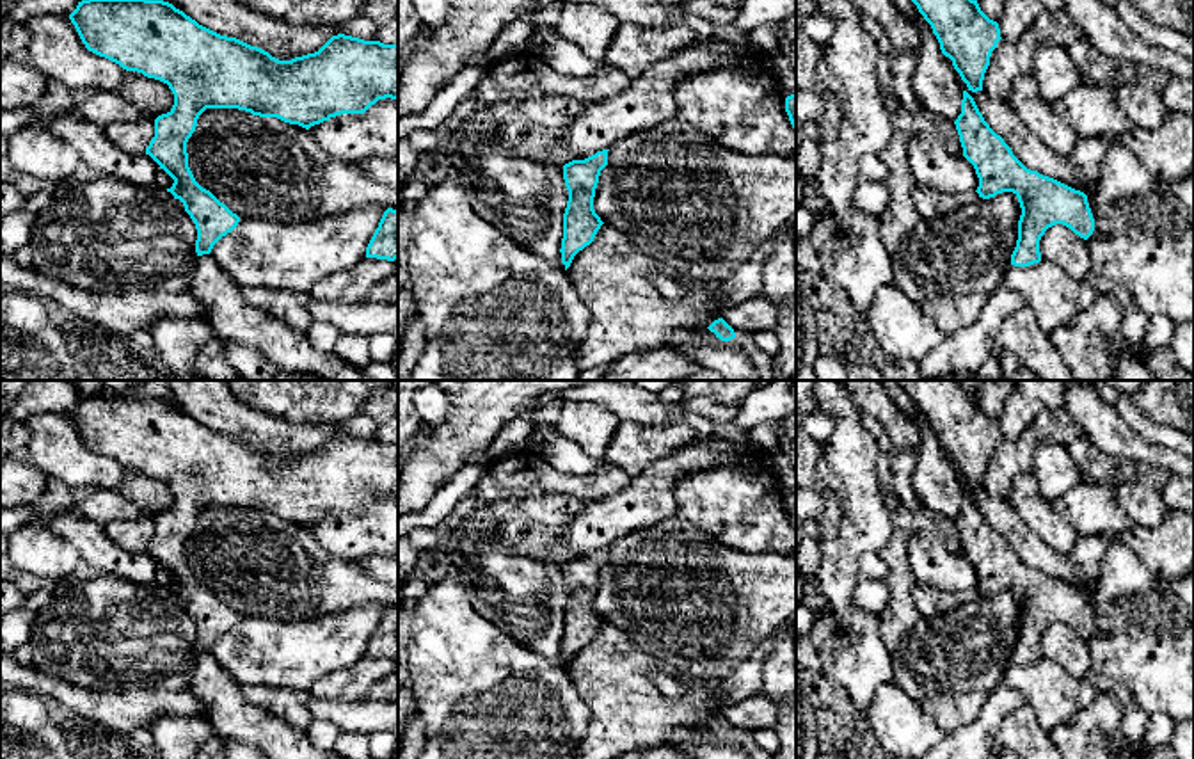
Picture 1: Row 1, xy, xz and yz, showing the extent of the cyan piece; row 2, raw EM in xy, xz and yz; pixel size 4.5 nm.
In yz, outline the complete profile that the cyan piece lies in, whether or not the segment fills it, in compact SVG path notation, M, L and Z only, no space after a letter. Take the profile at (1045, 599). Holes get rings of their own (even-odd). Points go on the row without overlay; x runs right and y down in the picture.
M963 489L961 512L954 523L963 555L974 563L979 576L975 588L979 595L990 597L1002 590L1013 590L1018 595L1022 613L1011 663L1039 661L1039 638L1055 622L1070 626L1084 638L1093 633L1094 617L1087 594L1027 567L1004 537L990 526L967 489Z

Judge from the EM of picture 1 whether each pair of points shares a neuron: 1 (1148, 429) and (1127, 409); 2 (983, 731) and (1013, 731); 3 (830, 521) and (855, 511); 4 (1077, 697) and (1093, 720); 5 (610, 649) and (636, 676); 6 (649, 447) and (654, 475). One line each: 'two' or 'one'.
1: one
2: two
3: two
4: two
5: one
6: two

